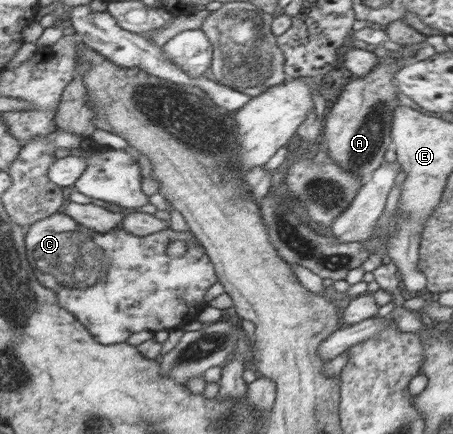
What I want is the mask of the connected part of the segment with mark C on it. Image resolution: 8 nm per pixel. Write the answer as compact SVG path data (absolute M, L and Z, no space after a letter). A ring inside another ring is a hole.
M58 212L32 224L25 240L26 260L34 270L36 282L58 293L60 305L75 314L100 344L126 343L132 334L144 330L170 332L179 326L187 328L204 311L208 288L218 282L214 265L190 231L167 229L149 236L134 236L119 226L114 231L96 232L68 214ZM177 239L186 244L182 257L168 255L170 244Z

